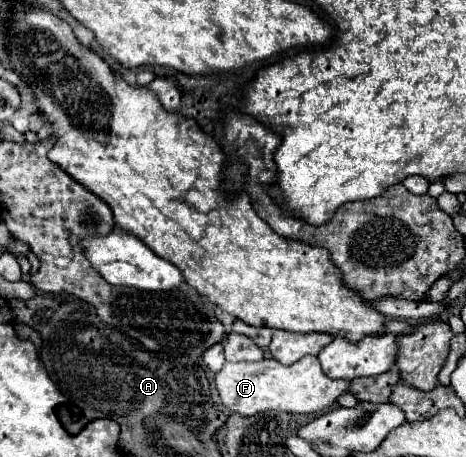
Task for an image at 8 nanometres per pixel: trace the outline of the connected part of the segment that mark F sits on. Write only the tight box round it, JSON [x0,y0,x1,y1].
[216,355,350,415]

